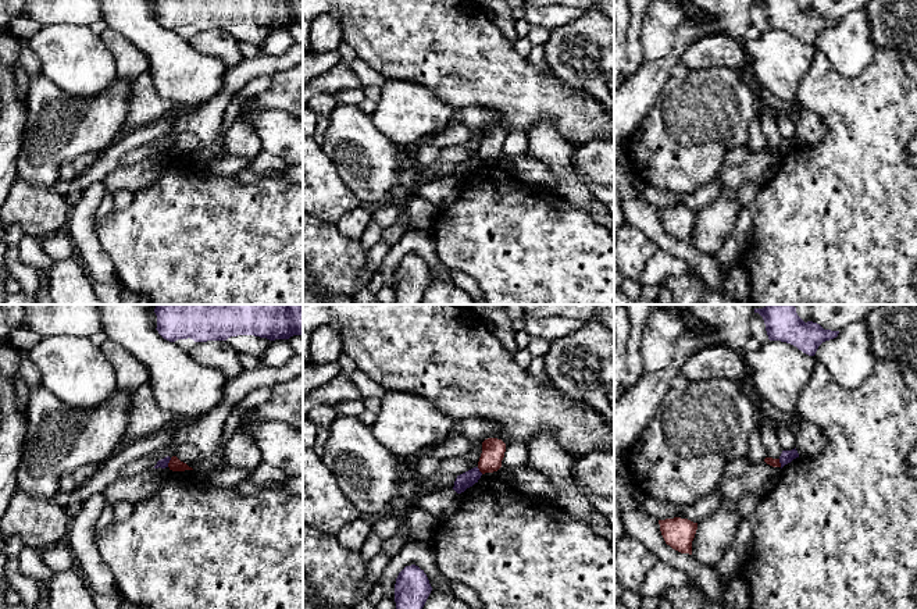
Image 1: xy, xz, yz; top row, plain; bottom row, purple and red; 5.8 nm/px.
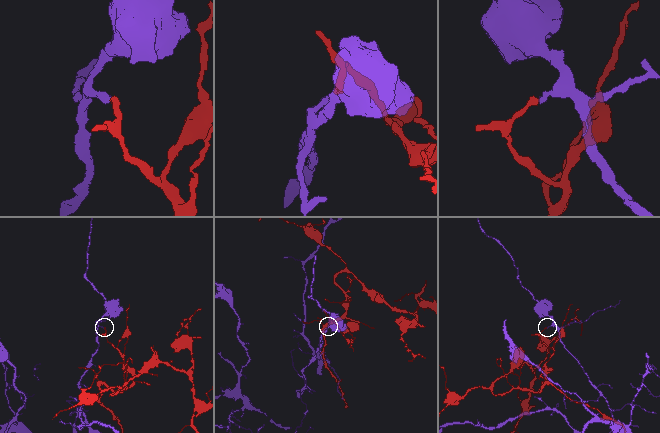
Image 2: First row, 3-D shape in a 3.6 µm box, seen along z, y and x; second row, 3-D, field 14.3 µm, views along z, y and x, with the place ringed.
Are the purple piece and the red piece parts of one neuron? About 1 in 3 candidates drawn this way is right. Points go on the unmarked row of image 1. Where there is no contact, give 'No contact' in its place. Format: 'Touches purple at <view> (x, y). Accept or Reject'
Touches purple at xy (168, 150). Reject

